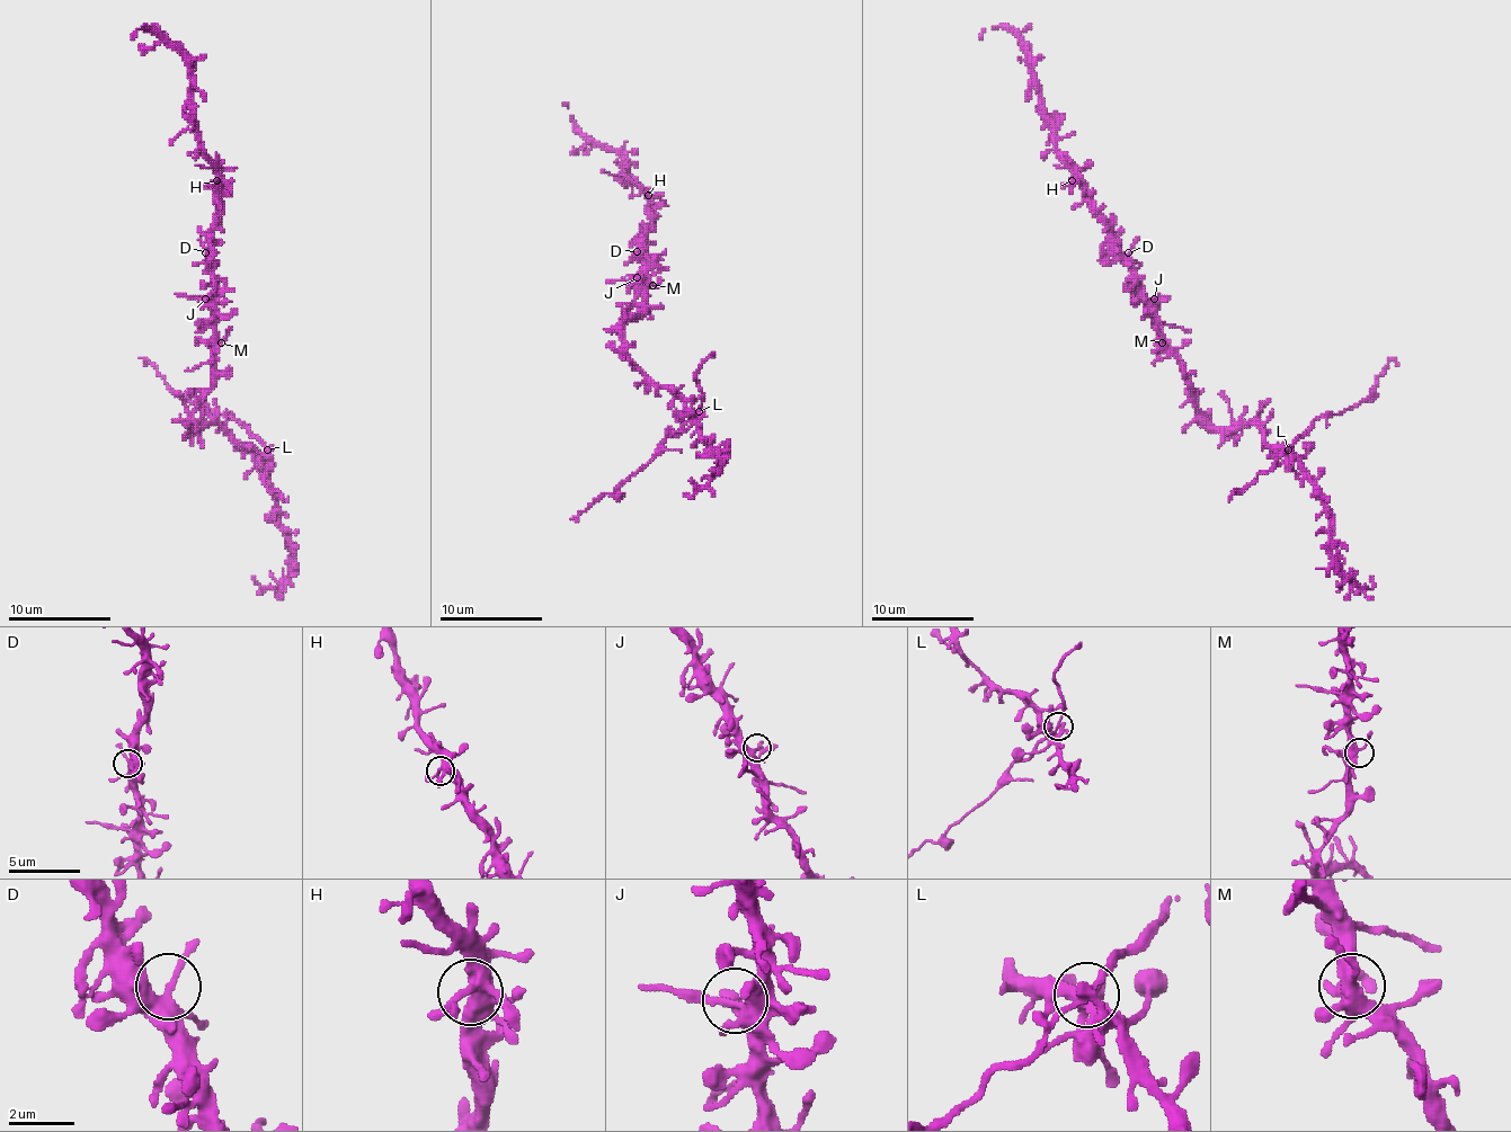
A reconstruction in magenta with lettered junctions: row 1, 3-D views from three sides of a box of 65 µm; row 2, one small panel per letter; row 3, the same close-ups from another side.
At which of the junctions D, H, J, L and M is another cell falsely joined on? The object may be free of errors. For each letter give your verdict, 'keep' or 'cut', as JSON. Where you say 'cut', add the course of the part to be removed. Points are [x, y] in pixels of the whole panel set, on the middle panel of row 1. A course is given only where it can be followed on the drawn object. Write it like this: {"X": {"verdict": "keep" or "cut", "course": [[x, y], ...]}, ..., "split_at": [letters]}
{"D": {"verdict": "keep"}, "H": {"verdict": "keep"}, "J": {"verdict": "keep"}, "L": {"verdict": "keep"}, "M": {"verdict": "keep"}, "split_at": []}

